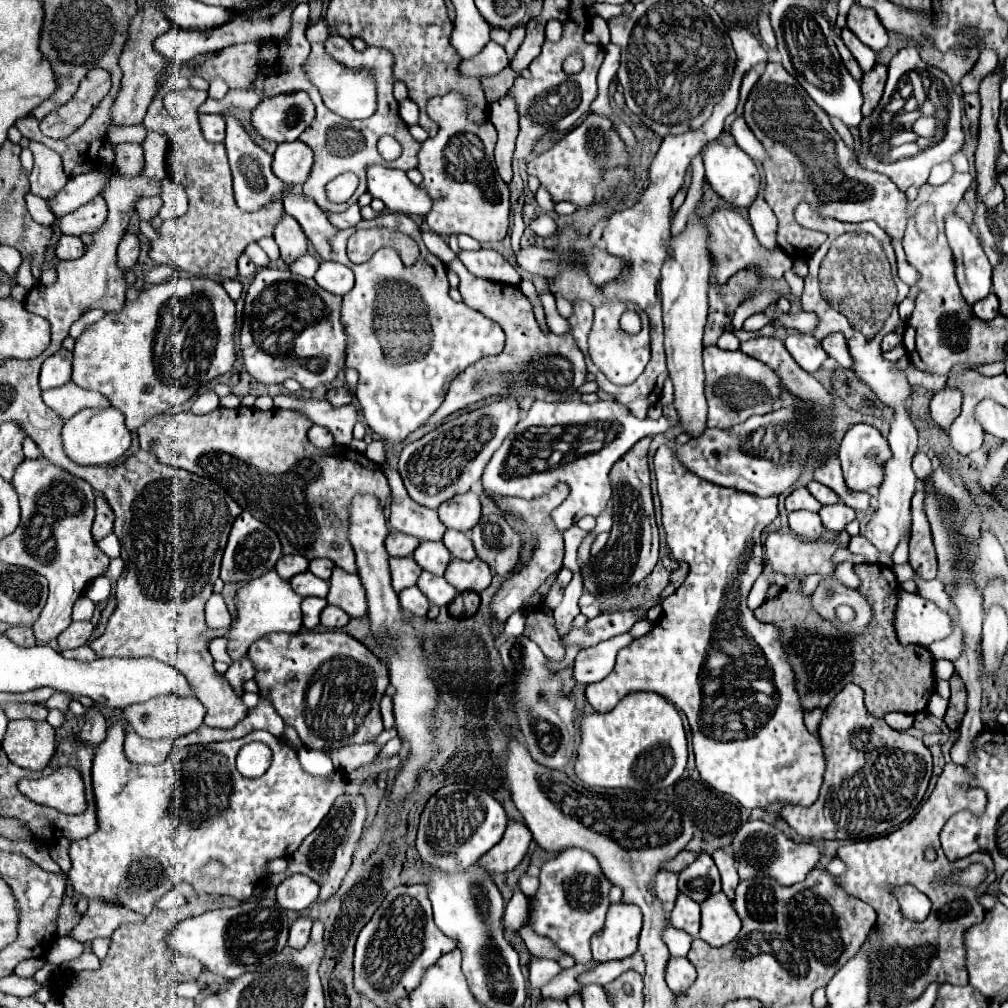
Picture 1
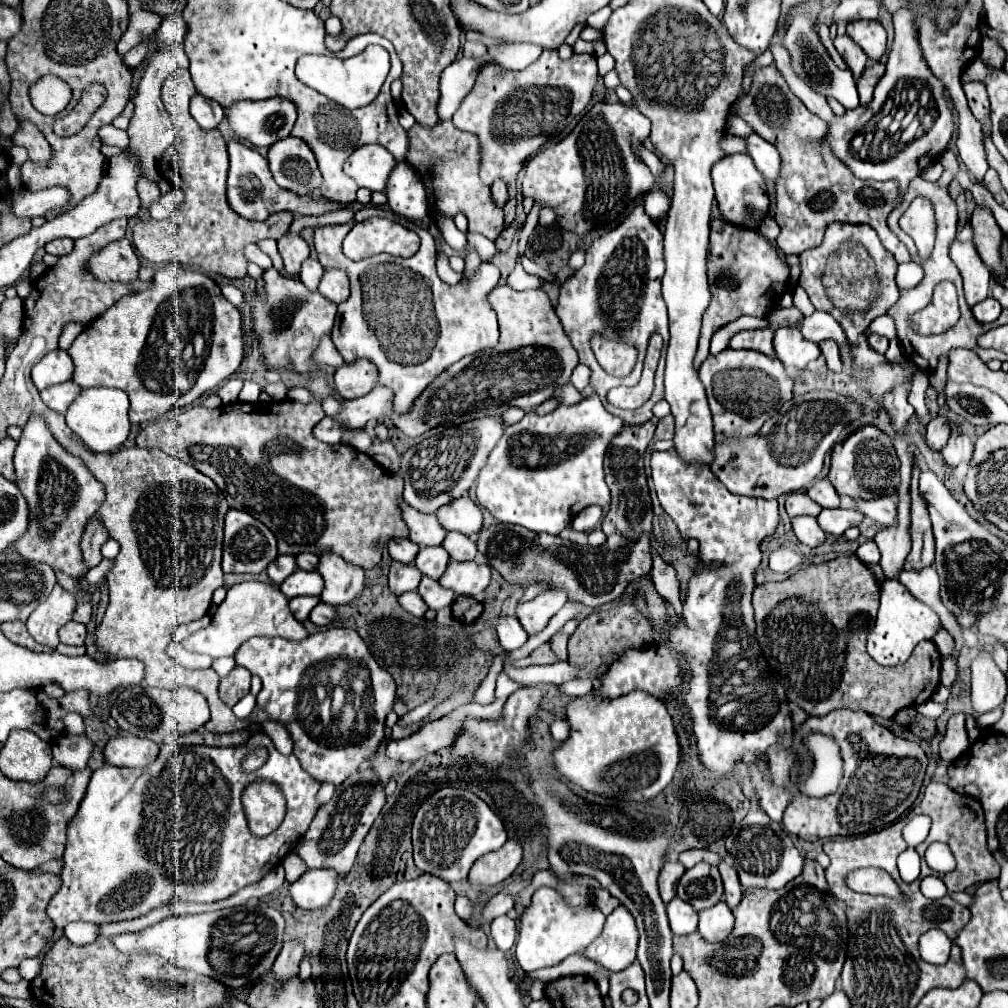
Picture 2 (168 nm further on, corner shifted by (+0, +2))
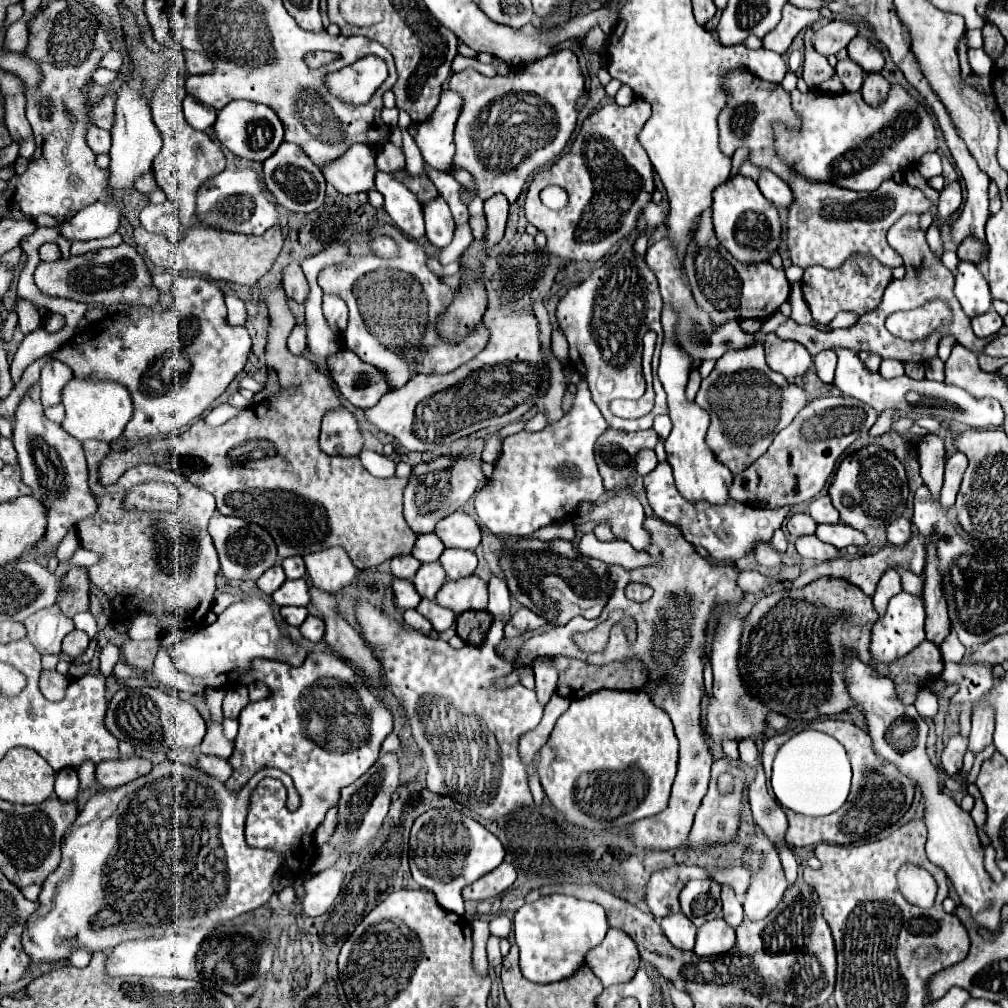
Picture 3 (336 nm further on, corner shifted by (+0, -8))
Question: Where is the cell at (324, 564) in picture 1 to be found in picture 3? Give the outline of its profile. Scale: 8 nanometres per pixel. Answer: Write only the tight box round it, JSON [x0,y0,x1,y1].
[280,557,306,579]

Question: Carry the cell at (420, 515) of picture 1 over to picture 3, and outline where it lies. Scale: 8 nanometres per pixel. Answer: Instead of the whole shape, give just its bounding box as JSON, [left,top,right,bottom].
[412,533,446,563]

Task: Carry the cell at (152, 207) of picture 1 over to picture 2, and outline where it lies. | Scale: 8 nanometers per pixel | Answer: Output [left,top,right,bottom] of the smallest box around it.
[138,179,160,207]

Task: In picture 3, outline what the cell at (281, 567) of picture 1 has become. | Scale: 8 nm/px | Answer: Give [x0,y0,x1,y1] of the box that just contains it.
[256,563,286,595]

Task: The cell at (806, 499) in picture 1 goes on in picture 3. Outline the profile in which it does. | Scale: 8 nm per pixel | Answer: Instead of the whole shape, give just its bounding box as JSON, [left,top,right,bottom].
[786,513,816,539]

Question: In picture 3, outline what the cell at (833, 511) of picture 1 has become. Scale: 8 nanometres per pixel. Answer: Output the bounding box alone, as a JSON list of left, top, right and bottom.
[816,523,868,549]

